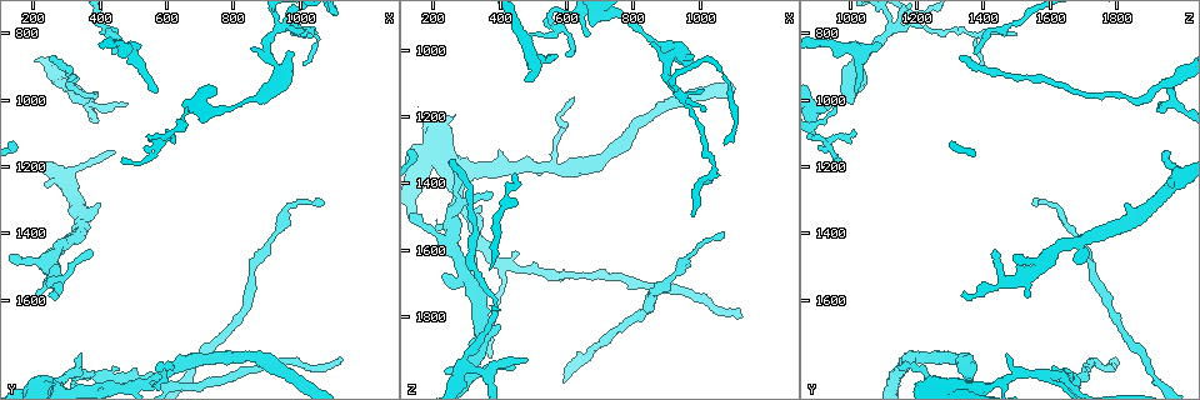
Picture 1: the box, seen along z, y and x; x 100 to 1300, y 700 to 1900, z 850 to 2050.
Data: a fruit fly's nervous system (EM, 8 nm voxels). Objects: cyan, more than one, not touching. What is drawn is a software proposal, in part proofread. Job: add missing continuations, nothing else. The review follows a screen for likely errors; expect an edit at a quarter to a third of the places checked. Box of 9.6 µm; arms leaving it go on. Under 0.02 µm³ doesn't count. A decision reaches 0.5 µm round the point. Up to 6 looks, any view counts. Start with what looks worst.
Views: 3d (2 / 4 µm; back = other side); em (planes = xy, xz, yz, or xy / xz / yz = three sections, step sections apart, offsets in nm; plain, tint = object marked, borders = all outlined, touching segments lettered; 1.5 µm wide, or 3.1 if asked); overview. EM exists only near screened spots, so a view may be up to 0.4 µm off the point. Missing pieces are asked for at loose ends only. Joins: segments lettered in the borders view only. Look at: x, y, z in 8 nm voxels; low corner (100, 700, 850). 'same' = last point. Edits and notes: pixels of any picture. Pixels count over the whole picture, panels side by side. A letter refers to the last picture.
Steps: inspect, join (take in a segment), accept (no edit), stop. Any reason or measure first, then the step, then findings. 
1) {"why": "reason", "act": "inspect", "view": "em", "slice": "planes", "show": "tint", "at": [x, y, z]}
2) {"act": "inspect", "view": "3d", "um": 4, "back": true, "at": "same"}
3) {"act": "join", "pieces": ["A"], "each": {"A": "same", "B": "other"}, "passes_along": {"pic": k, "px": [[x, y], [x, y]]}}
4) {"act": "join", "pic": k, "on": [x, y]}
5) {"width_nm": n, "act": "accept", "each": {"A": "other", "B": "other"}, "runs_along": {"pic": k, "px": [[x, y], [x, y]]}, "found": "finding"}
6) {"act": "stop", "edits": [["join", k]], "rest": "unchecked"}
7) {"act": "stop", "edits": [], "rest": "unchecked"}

{"act": "inspect", "view": "em", "slice": "xz", "step": 8, "show": "borders", "at": [1120, 1790, 1790]}

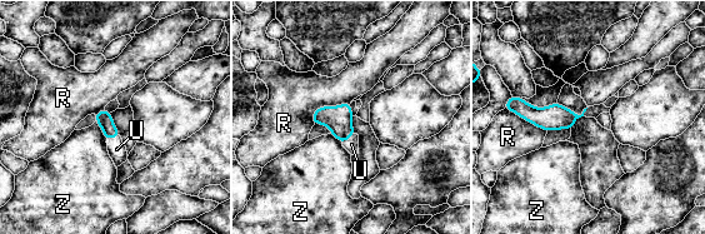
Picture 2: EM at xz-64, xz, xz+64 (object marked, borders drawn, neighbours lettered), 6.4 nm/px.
{"act": "join", "pieces": ["U"], "each": {"R": "other", "U": "same", "Z": "other"}, "found": "the cell continues"}

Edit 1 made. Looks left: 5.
{"why": "an open end", "act": "inspect", "view": "em", "slice": "xy", "step": 8, "show": "tint", "at": [970, 800, 1500]}

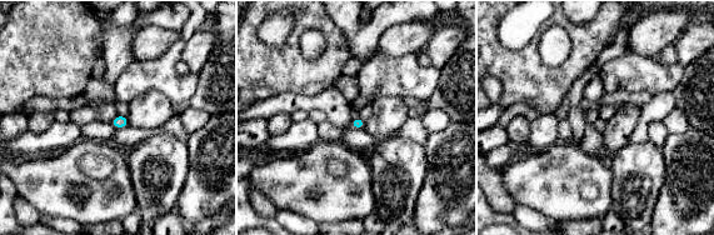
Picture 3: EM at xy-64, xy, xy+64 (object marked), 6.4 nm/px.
{"why": "cut it another way", "act": "inspect", "view": "em", "slice": "planes", "show": "borders", "at": "same"}

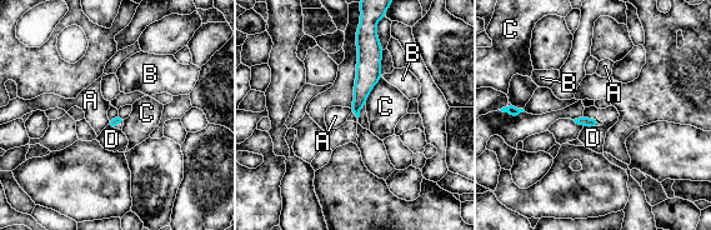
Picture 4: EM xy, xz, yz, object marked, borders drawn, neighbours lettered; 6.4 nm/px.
{"longest_contact_nm": ["C", 220], "act": "accept", "each": {"A": "other", "B": "other", "C": "other", "D": "other"}, "found": "no lettered segment goes on from it"}

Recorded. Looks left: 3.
{"why": "redraw", "act": "inspect", "view": "overview"}

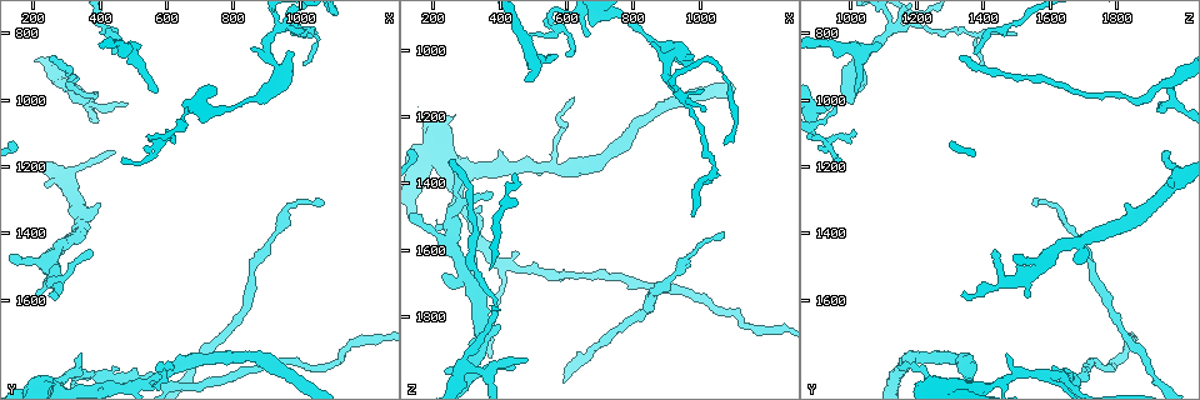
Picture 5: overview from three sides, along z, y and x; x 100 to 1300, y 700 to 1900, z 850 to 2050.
{"why": "tapers out", "act": "inspect", "view": "em", "slice": "planes", "show": "borders", "at": [600, 1100, 1020]}

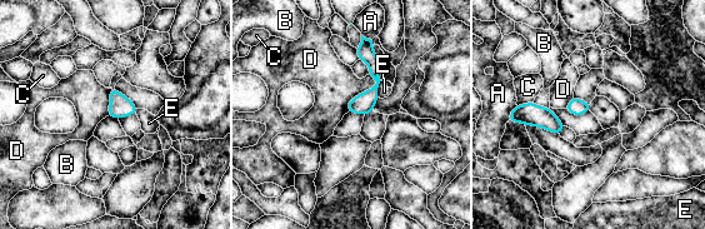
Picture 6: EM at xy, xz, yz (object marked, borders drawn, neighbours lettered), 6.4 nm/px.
{"act": "accept", "each": {"A": "other", "B": "other", "C": "other", "D": "other", "E": "other"}, "runs_along": {"pic": 6, "px": [[365, 41], [376, 85], [361, 111]]}, "found": "no lettered segment goes on from it"}

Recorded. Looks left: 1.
{"act": "stop", "edits": [["join", 2]], "rest": "unchecked"}

